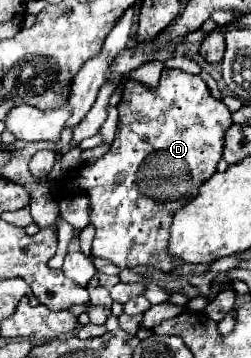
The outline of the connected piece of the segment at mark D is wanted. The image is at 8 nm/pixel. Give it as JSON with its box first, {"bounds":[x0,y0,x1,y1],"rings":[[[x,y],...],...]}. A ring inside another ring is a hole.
{"bounds":[59,69,233,299],"rings":[[[163,69],[161,81],[155,89],[145,89],[139,81],[127,81],[123,89],[119,109],[119,125],[111,149],[95,163],[81,165],[73,173],[65,173],[59,181],[65,195],[85,195],[91,203],[91,225],[95,227],[95,239],[91,253],[95,257],[109,259],[117,267],[155,267],[175,279],[159,281],[167,293],[183,293],[189,299],[199,291],[189,285],[193,275],[207,275],[211,263],[175,263],[167,251],[169,227],[177,209],[195,199],[199,187],[217,171],[217,163],[223,155],[223,131],[233,123],[231,111],[223,101],[215,99],[205,81],[199,75],[189,75],[179,69]]]}

